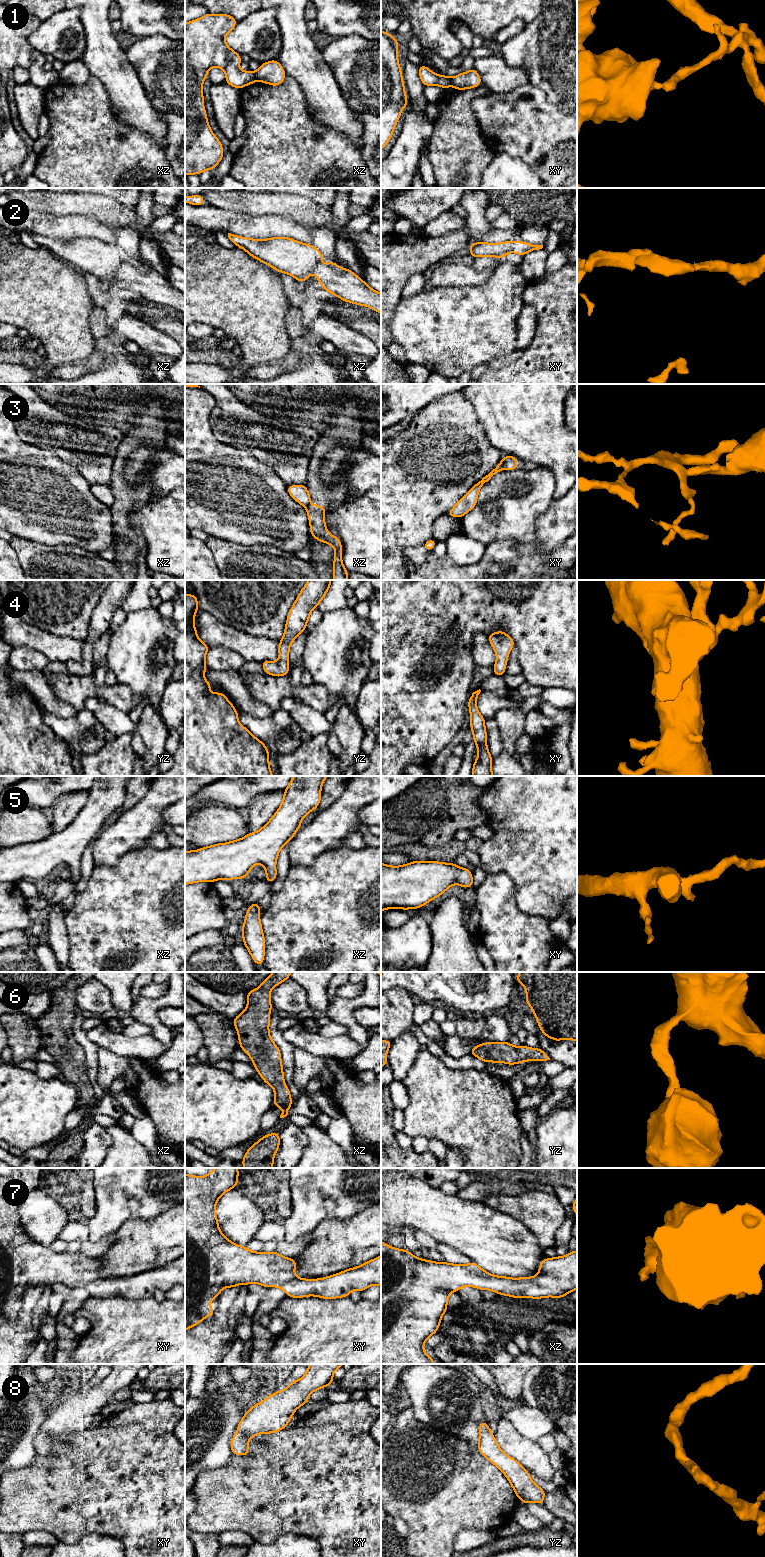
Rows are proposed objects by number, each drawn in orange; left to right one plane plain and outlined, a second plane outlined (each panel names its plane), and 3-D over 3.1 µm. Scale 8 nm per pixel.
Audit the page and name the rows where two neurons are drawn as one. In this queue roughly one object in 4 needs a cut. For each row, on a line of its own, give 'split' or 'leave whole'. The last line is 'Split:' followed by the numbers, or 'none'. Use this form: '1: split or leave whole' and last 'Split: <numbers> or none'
1: split
2: leave whole
3: split
4: leave whole
5: leave whole
6: leave whole
7: leave whole
8: leave whole
Split: 1, 3

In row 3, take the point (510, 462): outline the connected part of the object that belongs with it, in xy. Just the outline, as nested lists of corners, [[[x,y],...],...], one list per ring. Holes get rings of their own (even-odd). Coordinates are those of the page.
[[[513,455],[505,456],[504,466],[507,468],[508,471],[519,469],[519,466],[517,464],[517,458]]]

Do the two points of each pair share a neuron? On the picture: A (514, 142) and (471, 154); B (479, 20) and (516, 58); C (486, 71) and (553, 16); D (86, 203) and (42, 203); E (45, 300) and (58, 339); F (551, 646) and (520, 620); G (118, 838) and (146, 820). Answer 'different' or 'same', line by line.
A: different
B: different
C: different
D: same
E: same
F: same
G: same

